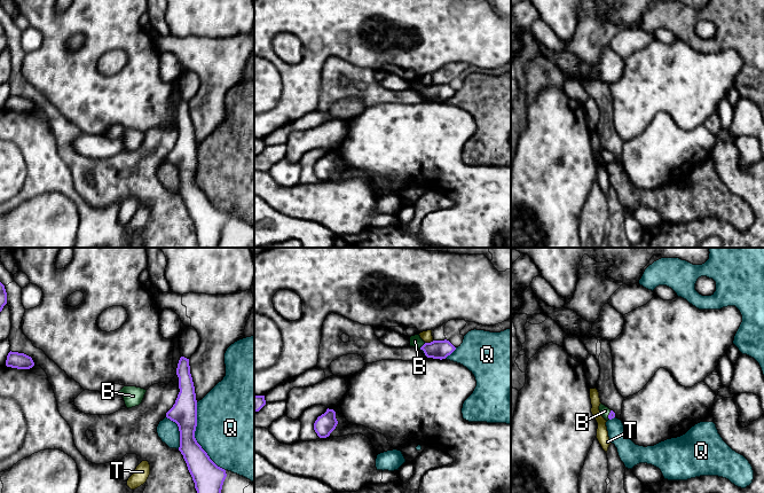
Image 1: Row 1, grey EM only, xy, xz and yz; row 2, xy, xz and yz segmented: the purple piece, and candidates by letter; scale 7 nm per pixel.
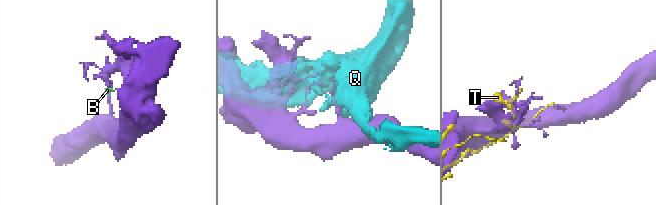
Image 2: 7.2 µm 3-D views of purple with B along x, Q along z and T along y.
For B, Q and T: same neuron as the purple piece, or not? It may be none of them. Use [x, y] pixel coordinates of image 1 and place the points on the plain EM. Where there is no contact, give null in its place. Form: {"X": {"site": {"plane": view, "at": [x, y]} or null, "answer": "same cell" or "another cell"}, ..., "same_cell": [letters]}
{"B": {"site": {"plane": "xz", "at": [423, 88]}, "answer": "same cell"}, "Q": {"site": {"plane": "xy", "at": [195, 181]}, "answer": "another cell"}, "T": {"site": {"plane": "xz", "at": [428, 86]}, "answer": "another cell"}, "same_cell": ["B"]}

